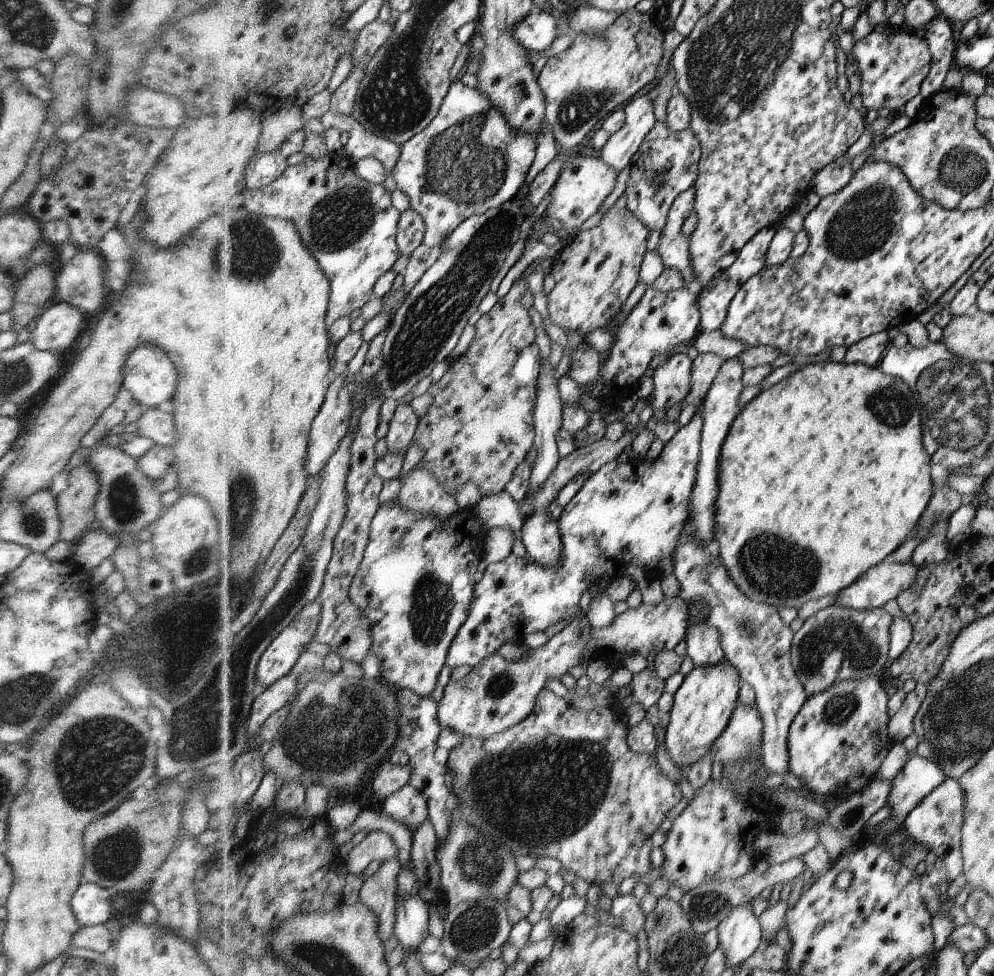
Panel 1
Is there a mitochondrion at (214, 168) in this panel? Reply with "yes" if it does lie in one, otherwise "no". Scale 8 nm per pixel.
no

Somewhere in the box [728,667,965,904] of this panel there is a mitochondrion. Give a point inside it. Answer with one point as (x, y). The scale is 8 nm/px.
(841, 707)

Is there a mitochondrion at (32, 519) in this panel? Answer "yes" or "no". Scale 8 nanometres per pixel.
yes

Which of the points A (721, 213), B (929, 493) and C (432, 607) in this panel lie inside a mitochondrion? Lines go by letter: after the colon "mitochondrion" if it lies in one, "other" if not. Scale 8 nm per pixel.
A: other
B: other
C: mitochondrion

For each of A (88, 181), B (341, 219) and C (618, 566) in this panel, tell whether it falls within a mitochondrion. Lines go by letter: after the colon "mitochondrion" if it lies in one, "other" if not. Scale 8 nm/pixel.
A: other
B: mitochondrion
C: other

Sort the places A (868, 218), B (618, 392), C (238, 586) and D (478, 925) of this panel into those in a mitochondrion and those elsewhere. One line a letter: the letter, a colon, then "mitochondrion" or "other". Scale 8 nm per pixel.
A: mitochondrion
B: other
C: mitochondrion
D: mitochondrion

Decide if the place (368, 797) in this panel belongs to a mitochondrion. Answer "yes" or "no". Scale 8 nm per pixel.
no

